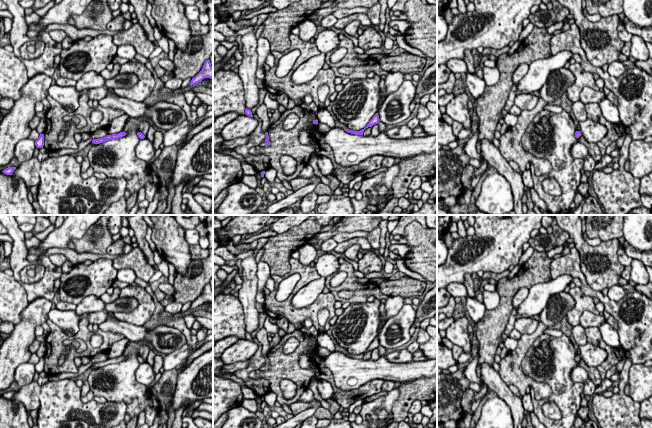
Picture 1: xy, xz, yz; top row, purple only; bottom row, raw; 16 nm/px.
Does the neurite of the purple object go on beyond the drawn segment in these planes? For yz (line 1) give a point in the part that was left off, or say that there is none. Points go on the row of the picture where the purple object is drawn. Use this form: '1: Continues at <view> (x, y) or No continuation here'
1: No continuation here

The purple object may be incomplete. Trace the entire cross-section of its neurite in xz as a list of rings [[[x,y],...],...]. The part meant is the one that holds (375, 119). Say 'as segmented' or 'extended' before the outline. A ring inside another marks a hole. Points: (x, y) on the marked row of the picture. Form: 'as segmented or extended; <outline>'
as segmented; [[[376,113],[376,114],[372,117],[372,119],[369,121],[369,123],[367,124],[367,126],[366,126],[364,129],[362,129],[362,130],[360,130],[360,131],[354,131],[354,130],[349,130],[349,129],[344,129],[344,130],[345,130],[346,132],[348,132],[348,133],[351,133],[351,134],[363,135],[363,132],[364,132],[364,130],[365,130],[366,128],[372,127],[372,126],[375,125],[375,124],[378,124],[379,121],[380,121],[379,115],[378,115],[378,113]]]

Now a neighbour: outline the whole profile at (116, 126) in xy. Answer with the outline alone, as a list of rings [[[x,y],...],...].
[[[123,114],[113,119],[112,122],[110,123],[110,126],[106,130],[107,135],[118,134],[122,132],[128,119],[129,119],[129,116],[126,114]]]

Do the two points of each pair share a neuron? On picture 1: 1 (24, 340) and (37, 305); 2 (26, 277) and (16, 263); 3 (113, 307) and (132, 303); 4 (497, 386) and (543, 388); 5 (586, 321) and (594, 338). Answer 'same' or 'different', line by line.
1: same
2: different
3: same
4: different
5: different

